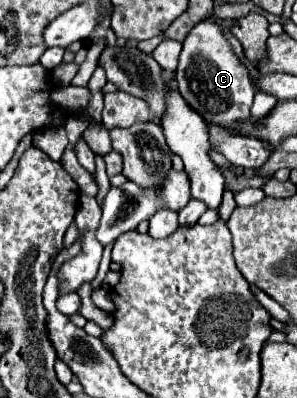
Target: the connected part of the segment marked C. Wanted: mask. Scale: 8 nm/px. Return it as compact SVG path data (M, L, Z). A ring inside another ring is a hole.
M214 16L198 22L184 40L176 82L184 100L188 100L188 104L192 104L192 108L196 108L196 112L200 112L200 116L210 124L240 124L250 118L254 88L250 84L248 70L232 52Z

